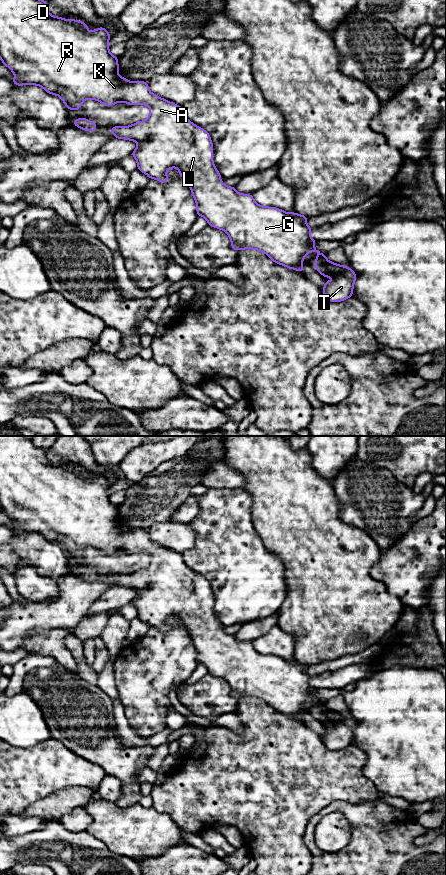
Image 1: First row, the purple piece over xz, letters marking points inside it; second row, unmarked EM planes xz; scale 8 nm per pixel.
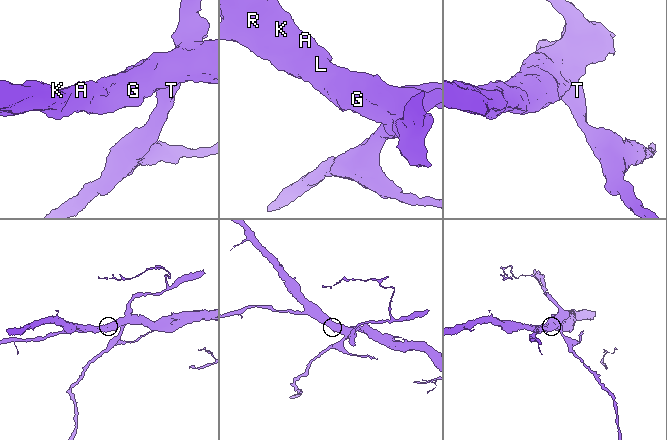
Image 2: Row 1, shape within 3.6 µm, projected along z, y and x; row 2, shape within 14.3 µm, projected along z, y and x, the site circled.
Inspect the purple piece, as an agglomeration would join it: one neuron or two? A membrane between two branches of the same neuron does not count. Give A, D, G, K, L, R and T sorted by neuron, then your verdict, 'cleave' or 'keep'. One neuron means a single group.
A D G K L R / T | cleave

